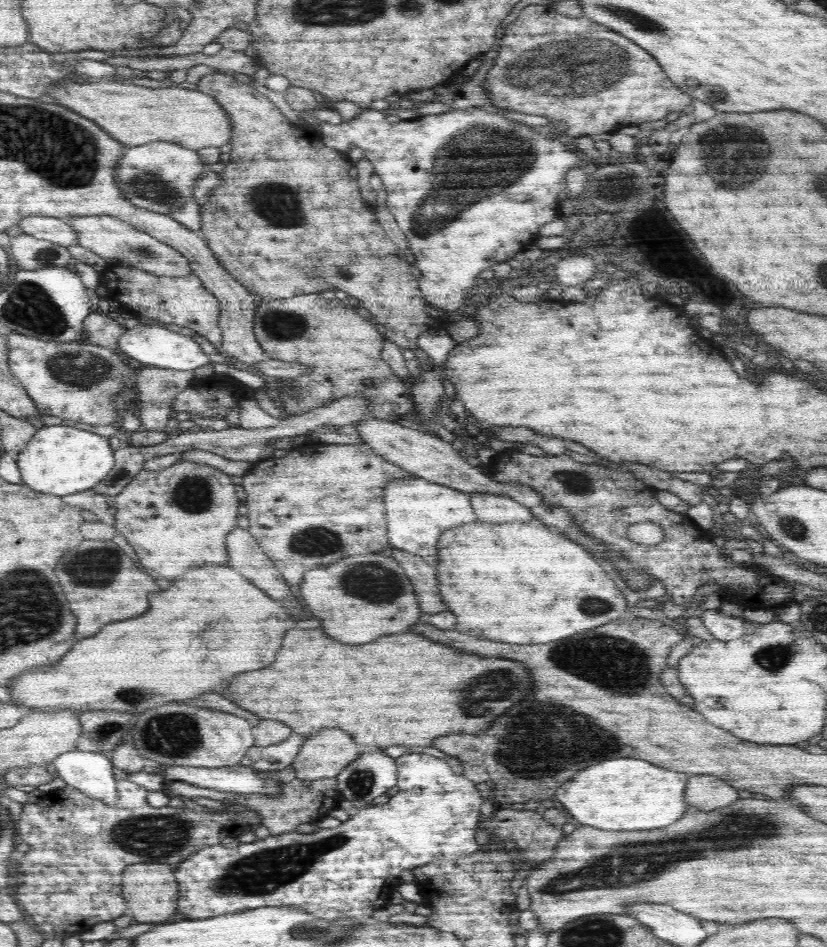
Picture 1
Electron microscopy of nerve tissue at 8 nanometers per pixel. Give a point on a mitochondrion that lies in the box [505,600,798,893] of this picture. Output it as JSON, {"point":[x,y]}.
{"point":[617,665]}

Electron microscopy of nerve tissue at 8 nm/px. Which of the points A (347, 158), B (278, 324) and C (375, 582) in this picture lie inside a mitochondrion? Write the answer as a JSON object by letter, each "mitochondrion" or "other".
{"A":"other","B":"mitochondrion","C":"mitochondrion"}

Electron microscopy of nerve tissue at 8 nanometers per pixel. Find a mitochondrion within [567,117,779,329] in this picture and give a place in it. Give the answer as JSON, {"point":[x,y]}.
{"point":[730,153]}

